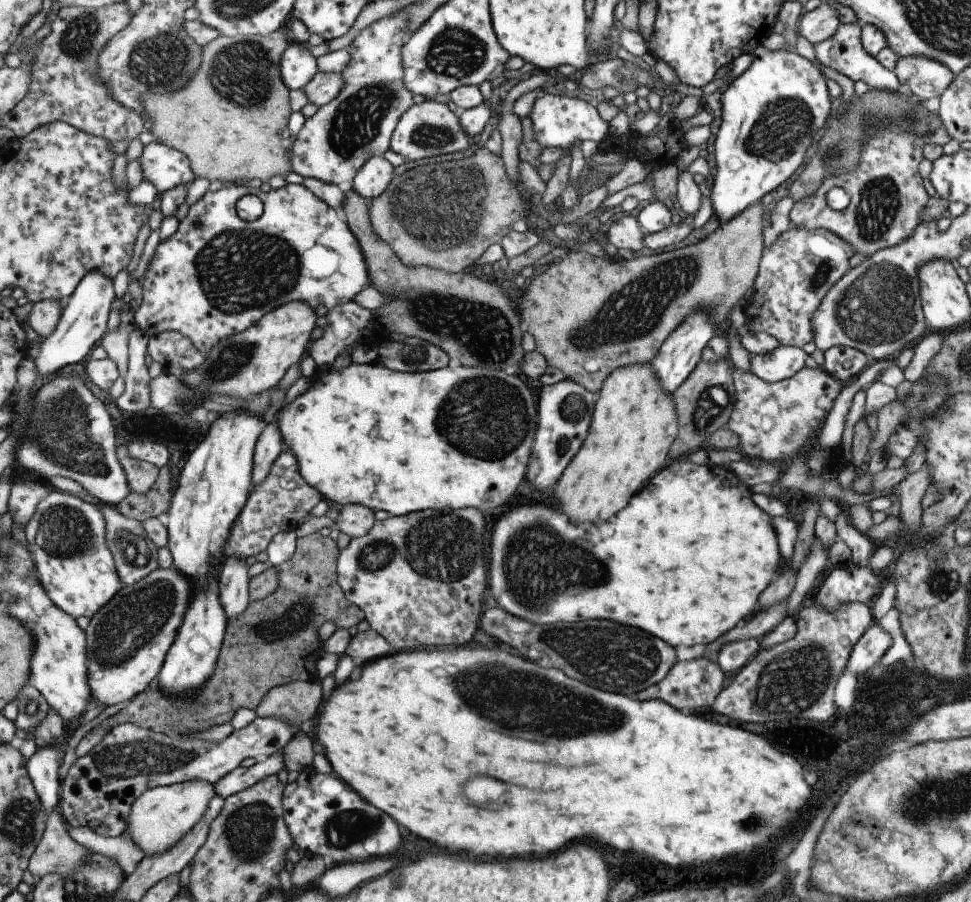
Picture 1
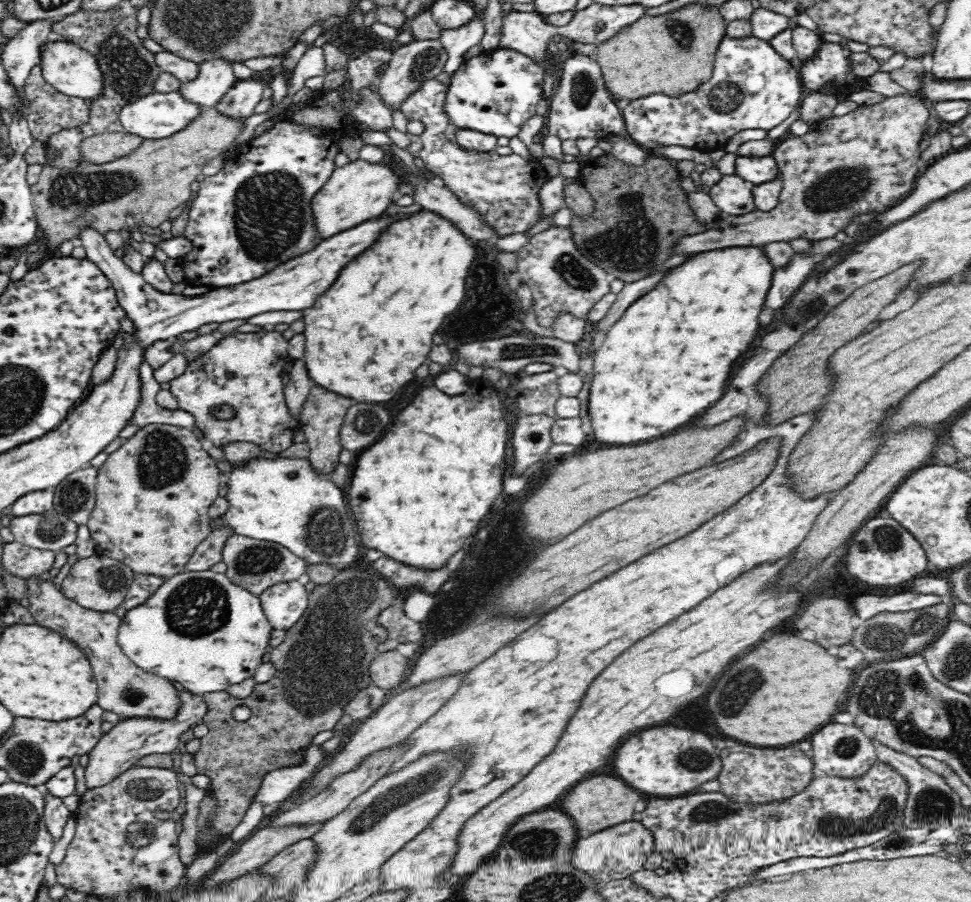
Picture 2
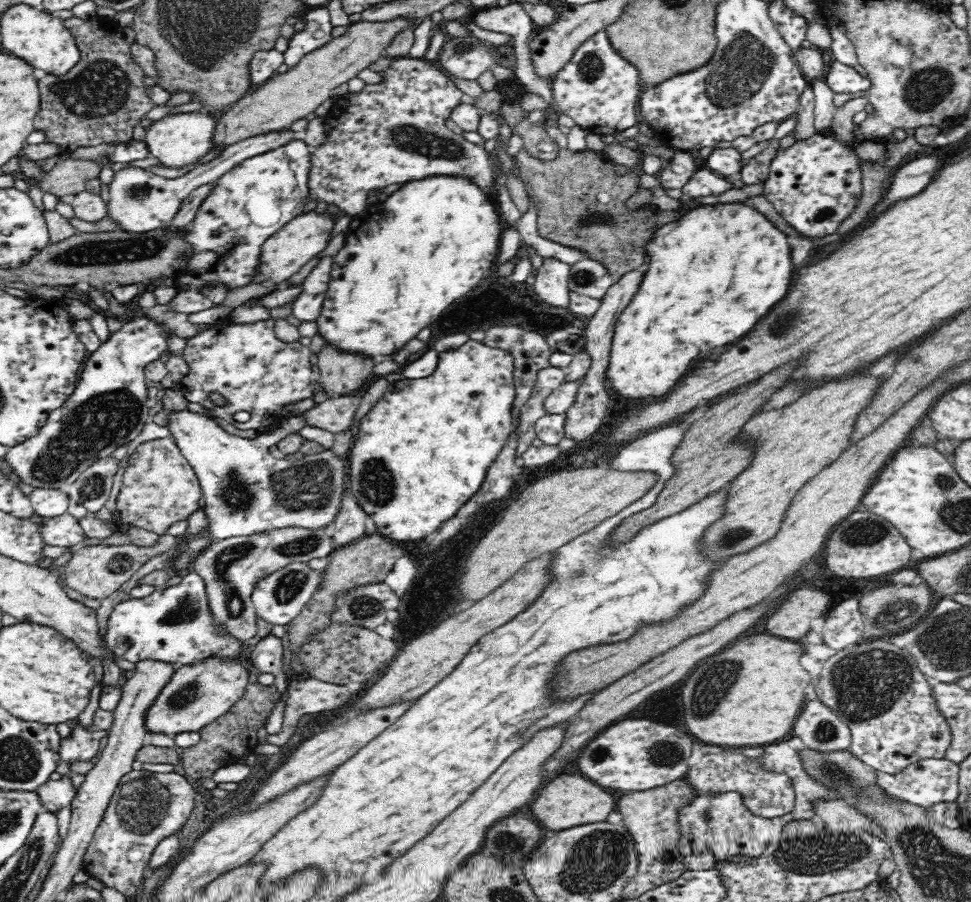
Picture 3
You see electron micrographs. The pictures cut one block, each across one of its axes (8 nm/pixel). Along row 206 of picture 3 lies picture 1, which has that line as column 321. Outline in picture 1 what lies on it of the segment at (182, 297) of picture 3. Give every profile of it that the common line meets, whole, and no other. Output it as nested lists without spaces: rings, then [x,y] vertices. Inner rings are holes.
[[[287,183],[284,187],[276,190],[271,189],[269,192],[245,187],[244,185],[240,187],[230,185],[214,192],[208,191],[195,204],[189,206],[188,214],[178,223],[176,232],[165,241],[160,241],[159,245],[156,246],[155,253],[147,265],[141,283],[143,284],[142,303],[137,308],[132,308],[134,328],[138,328],[147,337],[156,336],[162,331],[177,330],[184,336],[187,336],[191,343],[204,355],[208,355],[211,348],[216,346],[217,342],[244,332],[247,328],[256,324],[265,314],[285,305],[287,302],[306,301],[314,309],[318,308],[320,304],[324,304],[324,306],[331,309],[336,305],[352,301],[362,289],[371,285],[364,255],[357,238],[352,234],[348,226],[343,212],[328,206],[326,202],[317,197],[313,192],[310,192],[310,189],[306,188],[303,184],[294,183]],[[245,194],[258,195],[258,198],[260,198],[264,205],[262,216],[252,222],[246,222],[237,215],[236,203],[239,201],[239,197],[243,197]]]

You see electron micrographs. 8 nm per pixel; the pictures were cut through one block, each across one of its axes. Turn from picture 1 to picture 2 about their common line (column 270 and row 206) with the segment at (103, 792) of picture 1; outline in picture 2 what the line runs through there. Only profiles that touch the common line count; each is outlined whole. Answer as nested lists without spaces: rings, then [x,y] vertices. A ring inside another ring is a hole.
[[[736,174],[724,175],[710,187],[709,196],[723,215],[742,216],[756,210],[753,201],[754,185]]]

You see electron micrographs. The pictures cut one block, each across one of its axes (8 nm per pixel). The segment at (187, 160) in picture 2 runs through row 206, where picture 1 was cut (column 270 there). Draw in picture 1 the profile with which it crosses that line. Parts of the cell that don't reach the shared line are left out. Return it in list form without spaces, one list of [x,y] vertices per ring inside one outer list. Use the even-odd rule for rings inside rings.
[[[278,30],[265,37],[220,35],[203,45],[202,64],[184,88],[164,94],[146,91],[141,96],[143,112],[151,122],[148,132],[157,137],[155,142],[184,154],[196,178],[208,178],[210,181],[258,178],[268,182],[274,174],[284,176],[292,171],[290,153],[284,150],[281,141],[286,136],[288,118],[292,113],[288,100],[290,90],[280,76],[280,61],[289,45],[286,40]]]

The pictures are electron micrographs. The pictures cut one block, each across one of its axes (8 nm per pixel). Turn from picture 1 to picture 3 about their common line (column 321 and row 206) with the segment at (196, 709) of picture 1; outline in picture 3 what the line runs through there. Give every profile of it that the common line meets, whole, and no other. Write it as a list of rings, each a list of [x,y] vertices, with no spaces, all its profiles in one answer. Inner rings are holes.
[[[641,145],[636,154],[640,162],[630,167],[623,176],[616,174],[613,169],[615,163],[603,151],[560,150],[559,159],[548,161],[529,156],[522,146],[513,156],[513,160],[537,212],[536,227],[539,235],[562,246],[587,252],[587,256],[601,262],[614,279],[619,279],[649,260],[644,246],[655,230],[666,226],[667,222],[676,221],[682,215],[675,210],[658,209],[658,206],[652,204],[638,206],[636,210],[626,209],[626,194],[620,194],[619,189],[628,184],[626,189],[631,197],[639,188],[637,176],[642,172],[643,159],[654,154],[667,161],[673,157],[675,151],[666,145]]]

